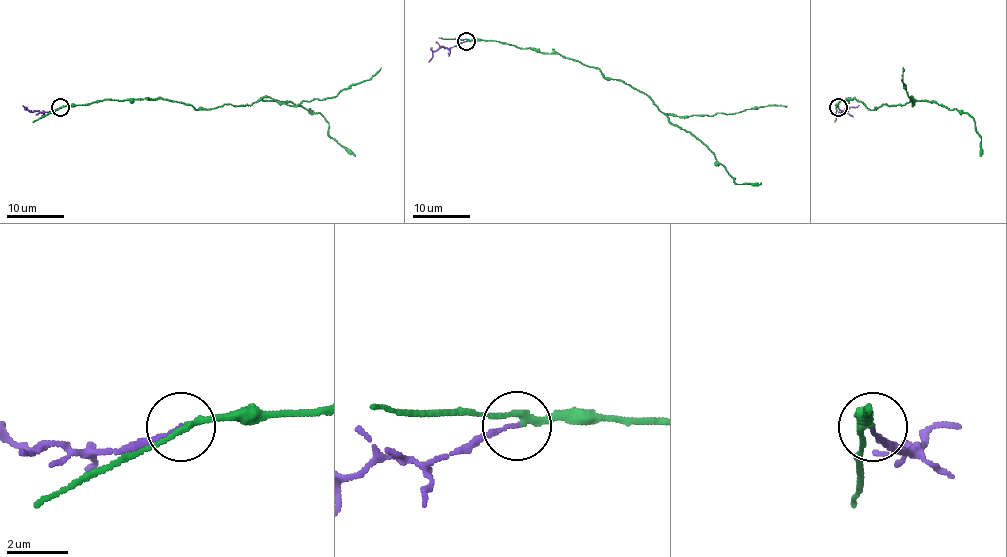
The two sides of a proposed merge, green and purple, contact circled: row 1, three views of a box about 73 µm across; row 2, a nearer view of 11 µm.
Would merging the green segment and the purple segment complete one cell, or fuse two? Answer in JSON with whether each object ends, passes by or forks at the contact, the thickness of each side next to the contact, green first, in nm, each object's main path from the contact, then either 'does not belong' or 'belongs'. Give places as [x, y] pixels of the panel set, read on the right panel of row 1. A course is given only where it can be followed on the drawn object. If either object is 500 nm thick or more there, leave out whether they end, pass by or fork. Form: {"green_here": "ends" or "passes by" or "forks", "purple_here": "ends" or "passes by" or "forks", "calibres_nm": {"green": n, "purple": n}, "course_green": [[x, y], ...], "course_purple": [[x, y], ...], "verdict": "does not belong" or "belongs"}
{"green_here": "passes by", "purple_here": "ends", "calibres_nm": {"green": 180, "purple": 150}, "course_green": [[838, 107], [849, 98], [871, 110], [912, 100], [935, 101], [973, 120], [981, 135], [979, 155]], "course_purple": [[838, 107], [845, 111], [859, 105]], "verdict": "does not belong"}

